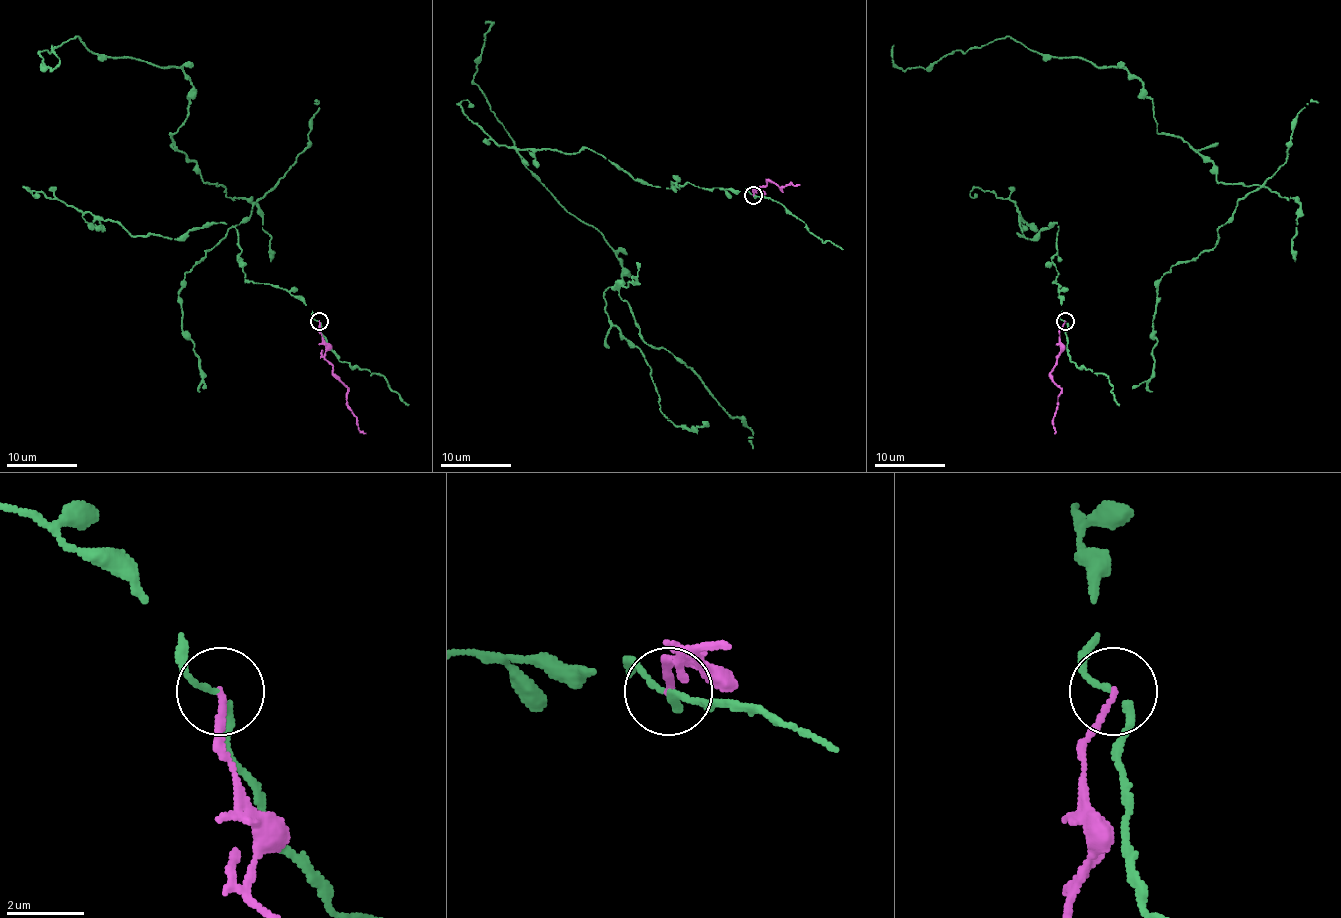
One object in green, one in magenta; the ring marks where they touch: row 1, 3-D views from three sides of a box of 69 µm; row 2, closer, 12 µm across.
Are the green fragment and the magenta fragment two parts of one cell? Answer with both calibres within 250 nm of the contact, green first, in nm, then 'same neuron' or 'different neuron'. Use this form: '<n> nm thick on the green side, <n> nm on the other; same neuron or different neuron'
140 nm thick on the green side, 150 nm on the other; different neuron

